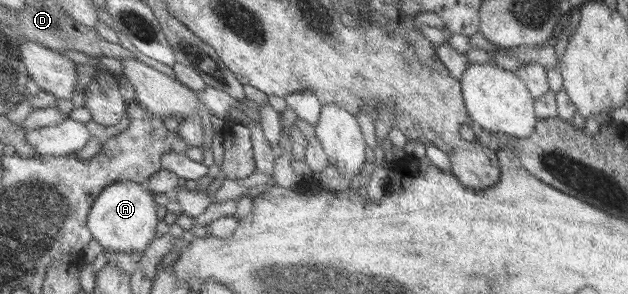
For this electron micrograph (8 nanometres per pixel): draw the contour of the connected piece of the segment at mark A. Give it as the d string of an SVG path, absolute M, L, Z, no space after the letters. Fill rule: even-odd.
M120 181L106 187L96 199L89 212L88 228L92 231L94 240L106 251L143 253L158 237L159 220L159 205L146 185Z

